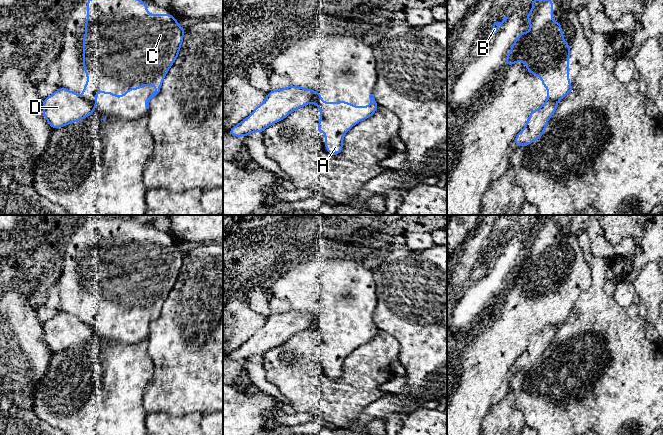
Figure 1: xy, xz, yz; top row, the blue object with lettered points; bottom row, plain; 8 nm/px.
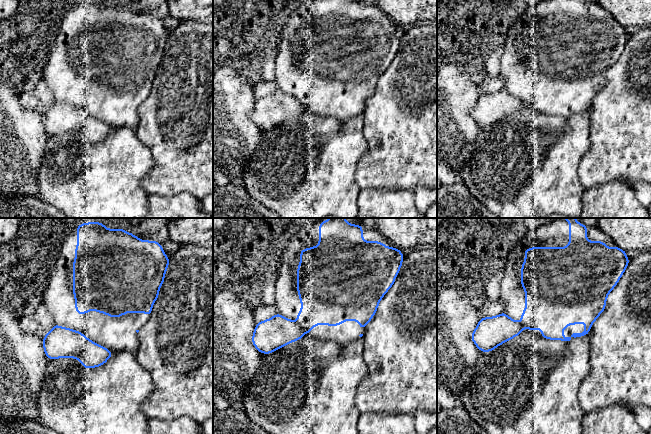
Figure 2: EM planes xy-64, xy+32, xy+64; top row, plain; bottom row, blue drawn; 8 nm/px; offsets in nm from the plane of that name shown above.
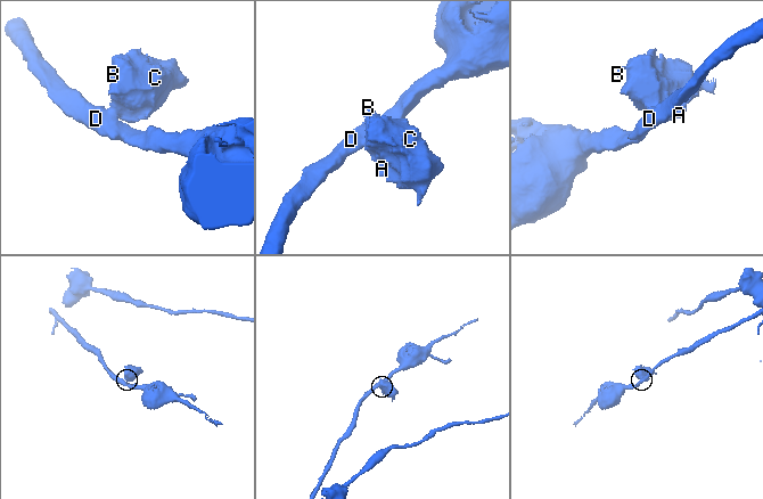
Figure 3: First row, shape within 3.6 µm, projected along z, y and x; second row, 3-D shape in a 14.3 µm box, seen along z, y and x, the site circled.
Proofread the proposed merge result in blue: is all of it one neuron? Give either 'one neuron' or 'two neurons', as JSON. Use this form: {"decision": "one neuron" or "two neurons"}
{"decision": "two neurons"}

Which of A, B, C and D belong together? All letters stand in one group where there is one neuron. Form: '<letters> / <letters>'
A B C / D

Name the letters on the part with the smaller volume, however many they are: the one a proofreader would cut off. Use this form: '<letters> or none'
A, B, C

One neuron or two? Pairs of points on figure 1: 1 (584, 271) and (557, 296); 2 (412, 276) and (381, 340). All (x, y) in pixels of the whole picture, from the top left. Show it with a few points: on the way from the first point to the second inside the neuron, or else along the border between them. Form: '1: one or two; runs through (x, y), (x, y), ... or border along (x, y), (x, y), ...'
1: one; runs through (577, 276), (564, 289)
2: two; border along (378, 329), (389, 333), (399, 343), (398, 352)

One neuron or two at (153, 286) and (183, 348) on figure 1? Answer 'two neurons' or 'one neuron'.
two neurons

